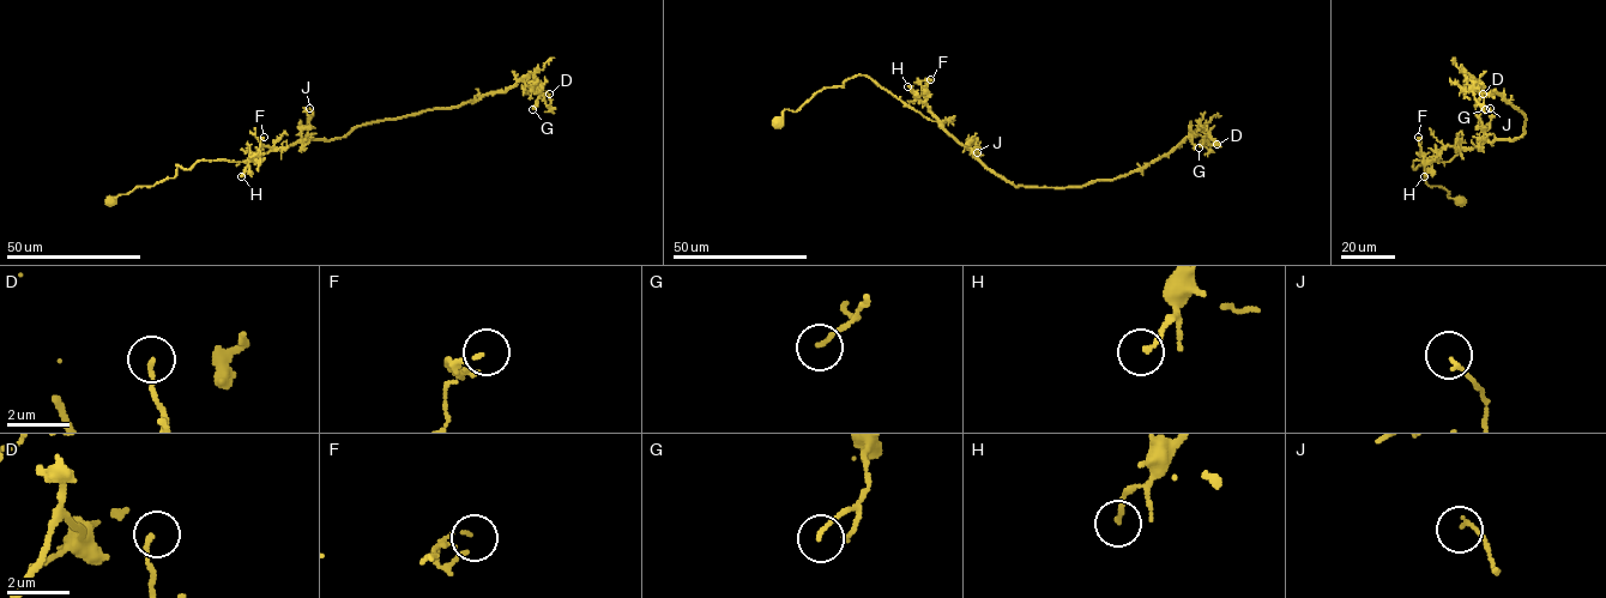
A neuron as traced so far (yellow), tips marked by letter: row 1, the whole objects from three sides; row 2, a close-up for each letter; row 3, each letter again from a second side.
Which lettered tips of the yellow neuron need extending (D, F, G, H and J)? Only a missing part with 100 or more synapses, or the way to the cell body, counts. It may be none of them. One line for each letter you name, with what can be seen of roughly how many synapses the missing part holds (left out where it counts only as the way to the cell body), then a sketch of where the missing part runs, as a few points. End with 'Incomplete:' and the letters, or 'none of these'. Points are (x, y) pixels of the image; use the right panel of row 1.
Incomplete: none of these

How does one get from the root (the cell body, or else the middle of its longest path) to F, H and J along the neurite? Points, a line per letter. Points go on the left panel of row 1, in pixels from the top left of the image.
F: (112, 201), (174, 177), (176, 165), (252, 161), (269, 148), (258, 150), (260, 164), (264, 137)
H: (112, 201), (174, 177), (176, 165), (252, 161), (271, 149), (263, 145), (241, 176)
J: (112, 201), (174, 177), (176, 165), (252, 161), (287, 149), (301, 138), (313, 115), (309, 108)

